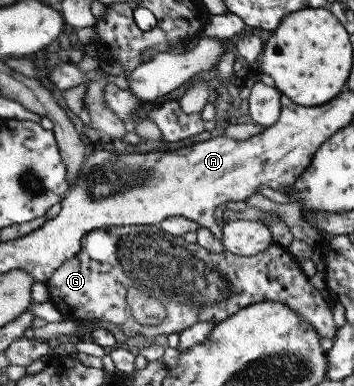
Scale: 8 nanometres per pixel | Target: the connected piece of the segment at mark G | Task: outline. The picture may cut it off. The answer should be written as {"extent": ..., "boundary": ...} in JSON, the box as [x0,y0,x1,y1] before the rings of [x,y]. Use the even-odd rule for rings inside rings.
{"extent":[47,225,337,344],"boundary":[[[122,225],[122,226],[111,226],[109,228],[101,228],[95,229],[95,231],[87,233],[85,237],[82,239],[82,246],[79,250],[78,255],[75,254],[71,256],[69,259],[66,259],[55,271],[51,274],[51,277],[47,279],[47,286],[49,290],[49,299],[48,301],[55,305],[55,309],[61,313],[61,316],[65,318],[65,320],[70,321],[107,321],[111,323],[115,323],[119,329],[121,329],[127,337],[137,337],[137,335],[141,335],[141,337],[145,337],[147,341],[151,344],[154,343],[155,337],[157,335],[171,335],[171,333],[180,333],[187,326],[193,325],[197,322],[209,321],[213,322],[214,325],[221,321],[225,321],[227,317],[232,317],[235,313],[239,313],[239,311],[246,309],[247,306],[261,303],[263,301],[280,301],[284,303],[287,307],[290,307],[291,310],[295,310],[303,320],[307,321],[312,325],[312,328],[319,333],[322,337],[328,337],[332,339],[332,337],[337,333],[337,326],[335,325],[335,321],[333,320],[332,315],[332,306],[328,303],[328,300],[324,299],[321,296],[321,293],[317,288],[315,288],[311,282],[309,281],[309,277],[307,277],[299,266],[299,263],[293,259],[293,256],[289,253],[287,248],[280,246],[278,244],[271,244],[267,249],[264,249],[261,253],[252,256],[240,256],[235,255],[234,253],[229,253],[227,250],[223,250],[221,253],[211,253],[206,249],[200,247],[199,244],[191,243],[188,244],[187,240],[182,236],[175,236],[163,231],[159,225]],[[131,286],[137,286],[142,290],[145,290],[147,293],[150,293],[152,296],[156,298],[159,296],[160,300],[164,301],[166,305],[167,314],[165,315],[164,321],[159,325],[154,326],[146,326],[137,323],[134,319],[133,313],[131,309],[129,309],[129,305],[126,300],[126,289]]]}

